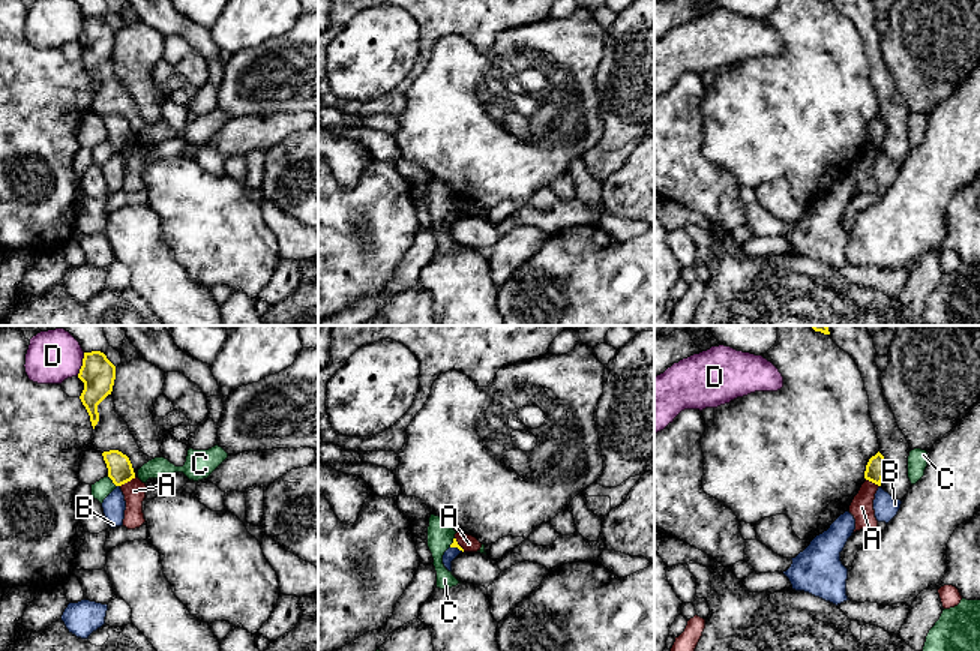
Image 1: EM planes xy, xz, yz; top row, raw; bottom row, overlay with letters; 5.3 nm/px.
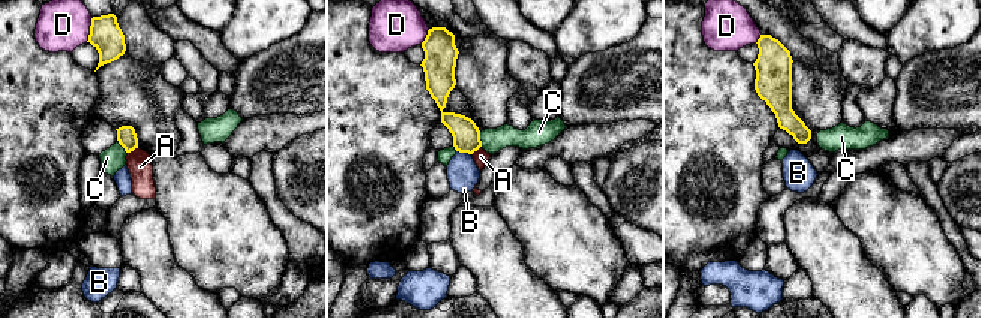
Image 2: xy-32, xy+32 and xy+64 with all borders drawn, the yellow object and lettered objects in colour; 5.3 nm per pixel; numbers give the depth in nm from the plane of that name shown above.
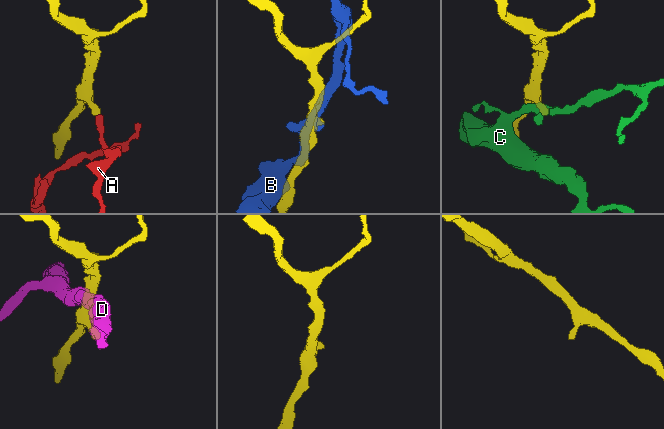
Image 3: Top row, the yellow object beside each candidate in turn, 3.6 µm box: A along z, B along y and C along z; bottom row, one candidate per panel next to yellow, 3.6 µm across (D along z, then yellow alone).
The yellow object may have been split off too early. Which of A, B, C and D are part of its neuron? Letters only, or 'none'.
none

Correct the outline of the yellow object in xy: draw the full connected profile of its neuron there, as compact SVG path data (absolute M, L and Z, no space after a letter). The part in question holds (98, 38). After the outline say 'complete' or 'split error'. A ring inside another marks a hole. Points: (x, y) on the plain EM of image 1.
M101 15L84 16L78 42L84 46L80 63L95 93L99 86L98 69L113 56L116 30Z; complete

